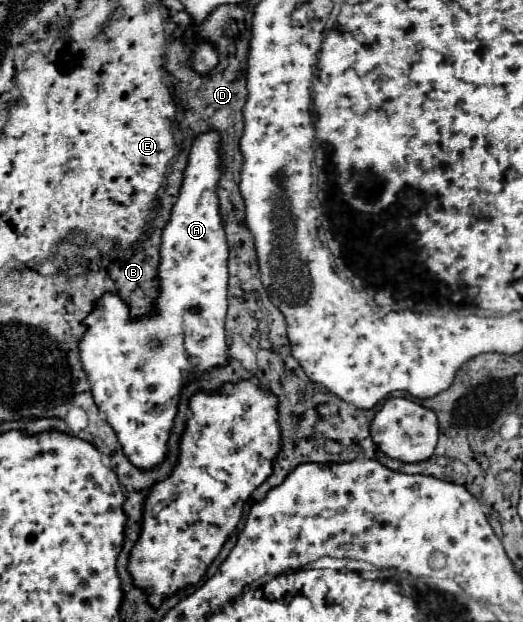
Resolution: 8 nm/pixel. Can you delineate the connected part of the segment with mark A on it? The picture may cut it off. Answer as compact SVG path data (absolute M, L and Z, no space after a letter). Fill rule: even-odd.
M211 129L195 137L193 147L189 151L189 161L183 173L183 185L179 199L171 209L171 217L161 233L161 249L159 249L159 267L157 281L159 293L153 299L153 307L145 315L131 315L129 303L117 295L107 291L101 299L93 303L91 313L81 321L85 325L85 333L79 339L79 359L89 377L93 399L99 411L107 417L107 423L117 433L117 439L129 457L129 461L139 469L151 469L163 461L167 453L167 439L173 417L177 413L179 393L183 383L189 379L209 371L215 365L227 363L227 343L225 343L225 313L227 313L227 261L229 261L229 245L227 235L219 211L219 179L221 179L221 133ZM157 343L153 349L151 345Z

